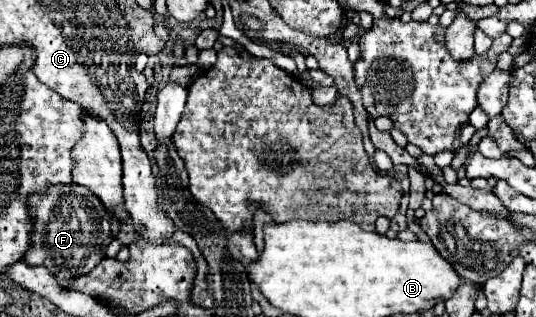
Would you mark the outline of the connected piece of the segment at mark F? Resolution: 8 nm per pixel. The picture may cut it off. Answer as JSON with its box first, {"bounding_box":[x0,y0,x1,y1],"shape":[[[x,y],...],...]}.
{"bounding_box":[21,185,121,287],"shape":[[[53,185],[45,193],[29,195],[29,217],[33,219],[31,247],[21,261],[25,265],[43,265],[63,287],[65,279],[87,275],[101,259],[107,245],[117,237],[121,221],[105,211],[105,205],[89,189],[79,185]]]}

